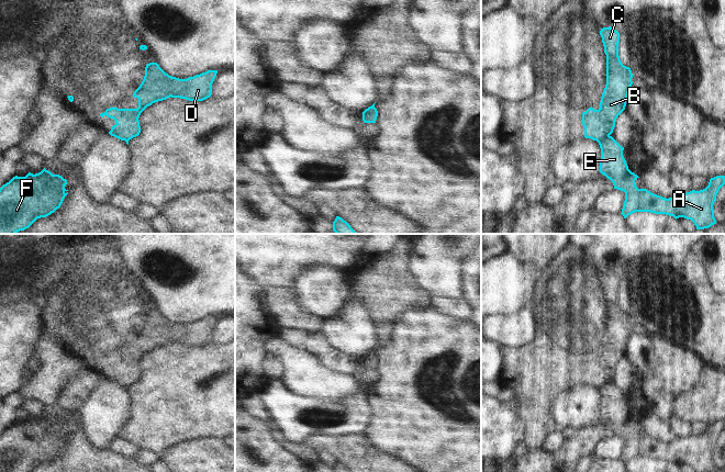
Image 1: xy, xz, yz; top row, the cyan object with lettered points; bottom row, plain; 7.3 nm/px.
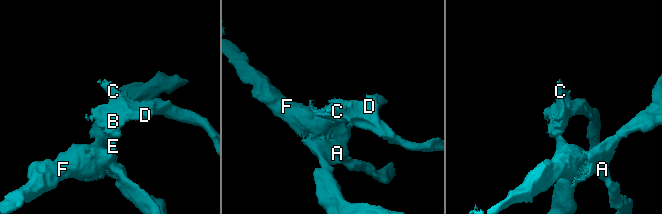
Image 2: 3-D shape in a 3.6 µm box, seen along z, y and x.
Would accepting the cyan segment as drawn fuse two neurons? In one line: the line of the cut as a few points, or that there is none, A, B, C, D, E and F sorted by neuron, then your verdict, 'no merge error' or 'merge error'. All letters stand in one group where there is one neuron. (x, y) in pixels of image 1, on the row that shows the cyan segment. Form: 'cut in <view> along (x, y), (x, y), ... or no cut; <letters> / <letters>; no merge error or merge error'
cut in yz along (609, 135), (598, 142); A E F / B C D; merge error

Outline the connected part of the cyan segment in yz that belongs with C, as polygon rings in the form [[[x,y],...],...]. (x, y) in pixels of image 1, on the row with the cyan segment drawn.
[[[614,27],[600,31],[606,55],[606,85],[600,109],[592,106],[582,113],[584,137],[600,142],[613,133],[617,116],[625,110],[626,99],[633,85],[629,67],[622,64],[618,56],[620,33]]]

